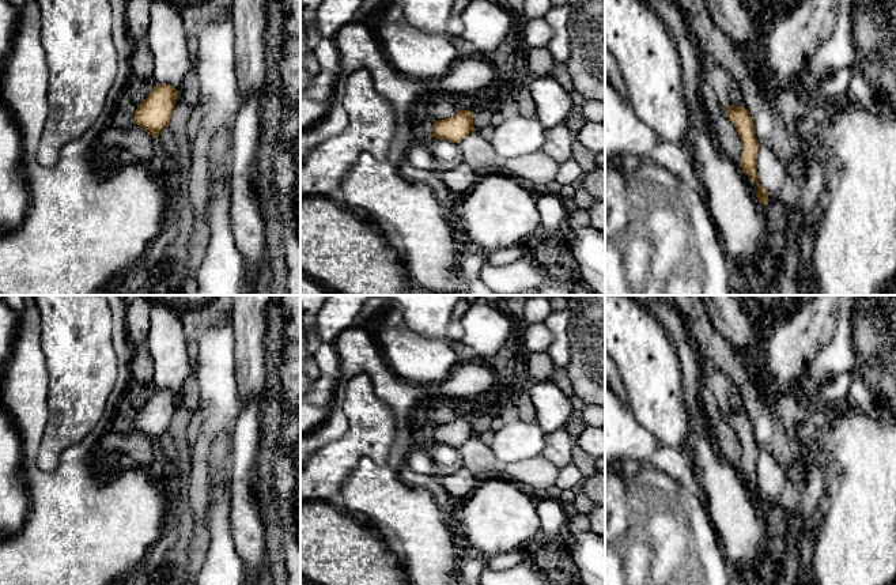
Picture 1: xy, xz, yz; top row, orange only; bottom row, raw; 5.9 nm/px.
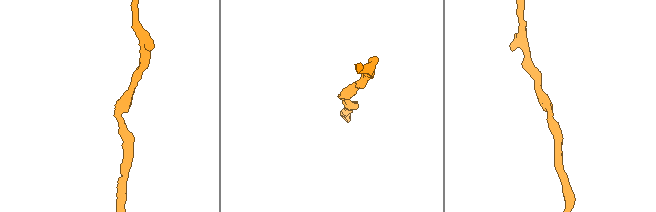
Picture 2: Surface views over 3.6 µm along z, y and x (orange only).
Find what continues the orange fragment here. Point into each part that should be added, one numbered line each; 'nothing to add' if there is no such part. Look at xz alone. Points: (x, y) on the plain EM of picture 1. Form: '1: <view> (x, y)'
nothing to add

